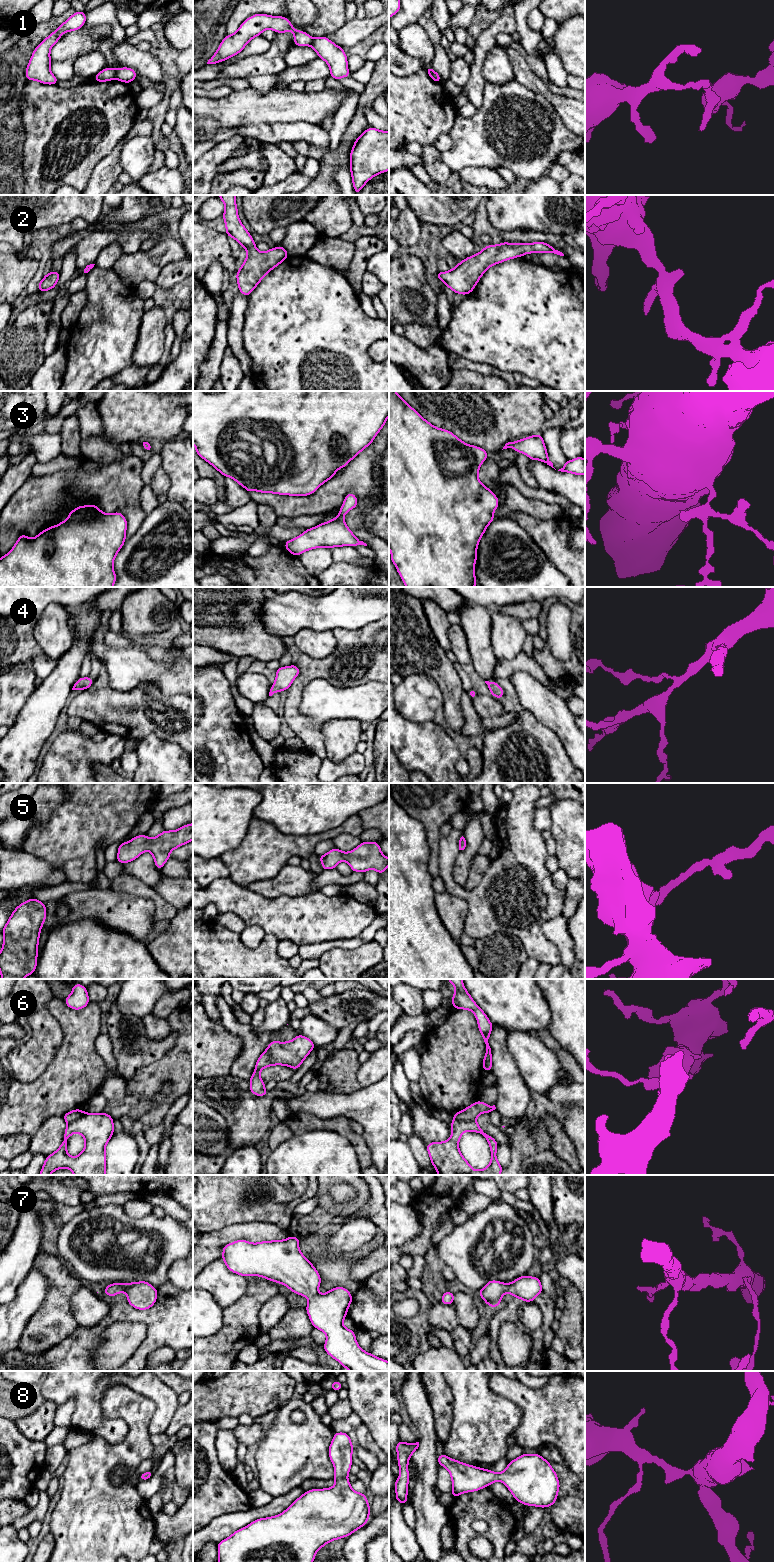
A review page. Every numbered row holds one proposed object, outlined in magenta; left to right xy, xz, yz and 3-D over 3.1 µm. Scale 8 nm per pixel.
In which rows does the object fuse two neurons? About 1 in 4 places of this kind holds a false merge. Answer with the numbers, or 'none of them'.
1, 6

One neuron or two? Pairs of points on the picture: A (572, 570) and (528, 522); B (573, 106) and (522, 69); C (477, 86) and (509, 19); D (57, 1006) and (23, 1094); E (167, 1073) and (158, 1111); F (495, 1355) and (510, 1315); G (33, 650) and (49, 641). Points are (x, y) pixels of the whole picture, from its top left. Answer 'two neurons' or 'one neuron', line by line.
A: one neuron
B: one neuron
C: one neuron
D: one neuron
E: one neuron
F: one neuron
G: two neurons

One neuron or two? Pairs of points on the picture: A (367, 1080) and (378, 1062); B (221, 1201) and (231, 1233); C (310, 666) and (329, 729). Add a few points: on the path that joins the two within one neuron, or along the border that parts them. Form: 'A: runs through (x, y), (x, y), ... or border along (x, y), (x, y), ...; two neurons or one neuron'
A: runs through (367, 1076), (377, 1066); one neuron
B: border along (252, 1221), (230, 1224), (207, 1233); two neurons
C: border along (322, 722), (323, 742), (325, 745); two neurons

